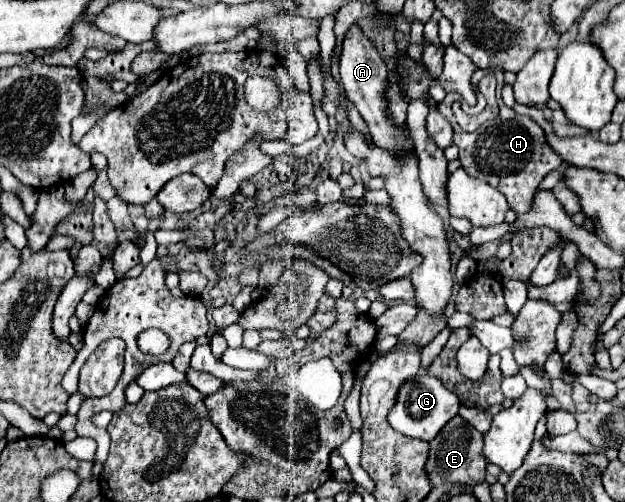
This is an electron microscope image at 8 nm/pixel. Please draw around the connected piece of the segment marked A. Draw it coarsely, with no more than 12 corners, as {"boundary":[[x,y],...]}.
{"boundary":[[350,29],[340,57],[346,97],[374,141],[412,147],[388,117],[388,69],[374,45]]}

